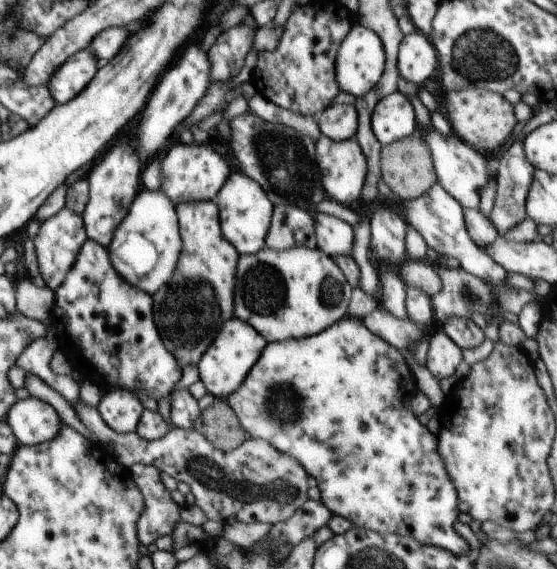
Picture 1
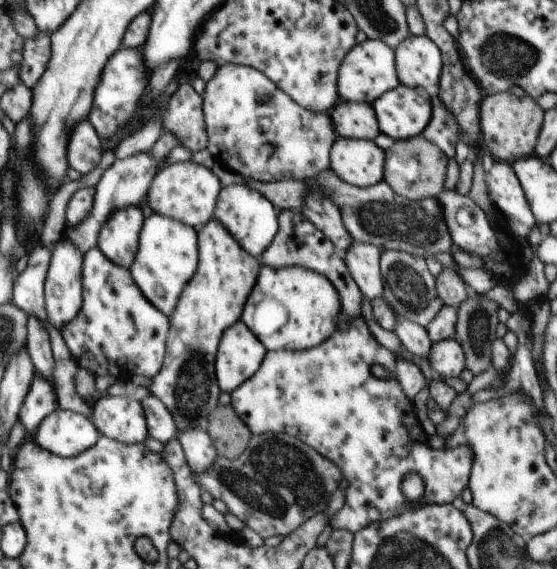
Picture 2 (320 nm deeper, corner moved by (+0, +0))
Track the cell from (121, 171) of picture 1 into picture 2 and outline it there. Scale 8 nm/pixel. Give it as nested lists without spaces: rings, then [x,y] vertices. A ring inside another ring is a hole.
[[[141,206],[115,211],[99,232],[97,247],[112,262],[129,270],[138,250],[143,220]]]

